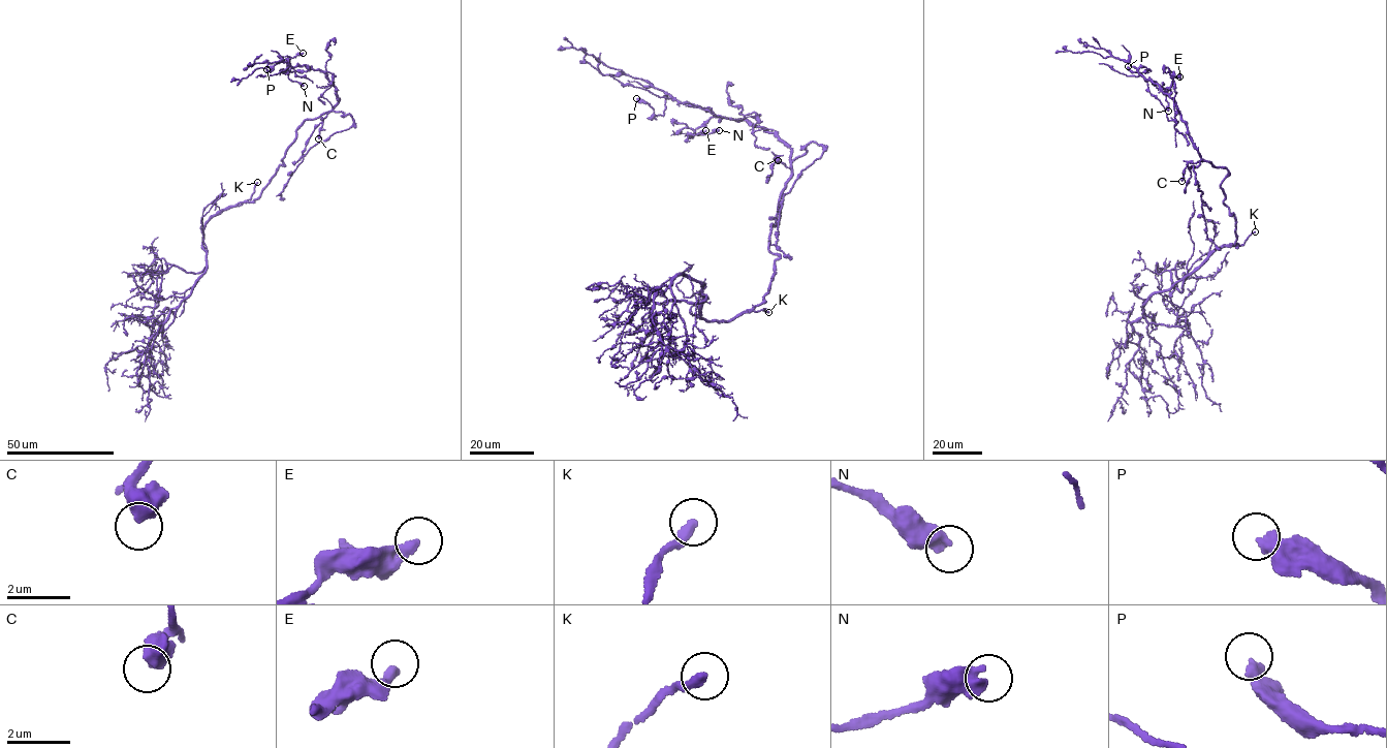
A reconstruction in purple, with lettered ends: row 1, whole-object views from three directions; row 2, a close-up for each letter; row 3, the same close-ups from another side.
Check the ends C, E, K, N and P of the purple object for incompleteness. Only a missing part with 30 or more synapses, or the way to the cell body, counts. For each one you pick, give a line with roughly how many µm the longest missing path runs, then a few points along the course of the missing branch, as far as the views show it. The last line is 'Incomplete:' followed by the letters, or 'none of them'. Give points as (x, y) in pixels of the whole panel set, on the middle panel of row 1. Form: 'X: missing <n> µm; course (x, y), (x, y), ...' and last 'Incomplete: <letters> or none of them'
K: missing 60 µm; course (768, 312), (759, 307), (728, 305), (662, 314), (658, 304), (642, 309)
Incomplete: K

